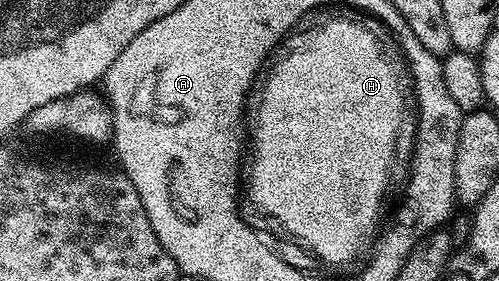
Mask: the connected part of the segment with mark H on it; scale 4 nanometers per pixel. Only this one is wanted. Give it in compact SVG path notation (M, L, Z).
M330 19L314 27L306 40L295 51L290 51L270 71L262 87L262 100L258 103L258 116L254 119L254 160L250 163L250 199L283 227L289 238L303 243L323 263L350 263L358 255L362 242L378 223L378 213L386 185L390 179L390 165L394 161L394 146L402 129L402 87L392 64L386 60L378 39L362 23L354 19Z

